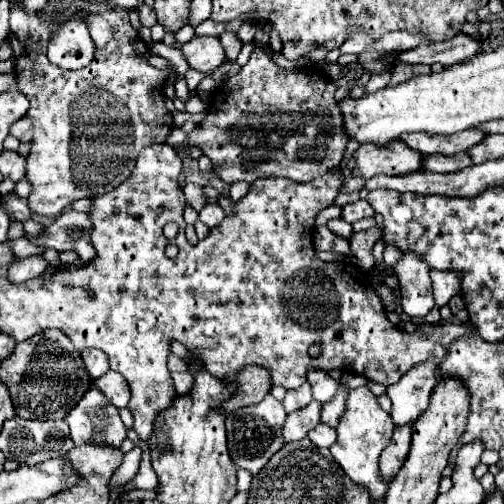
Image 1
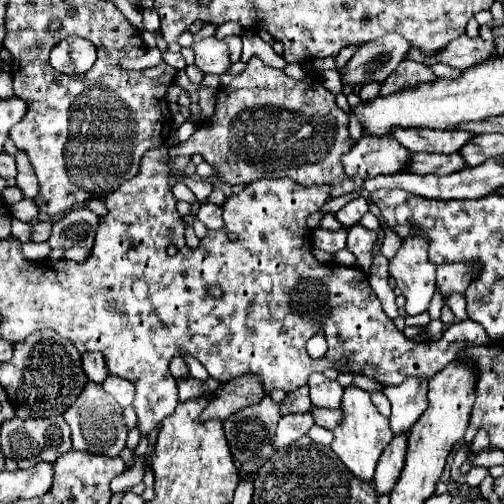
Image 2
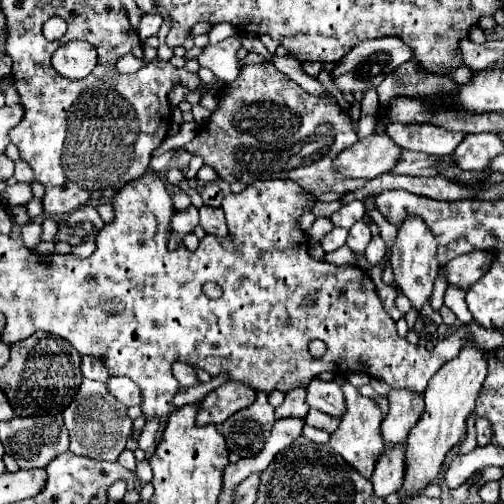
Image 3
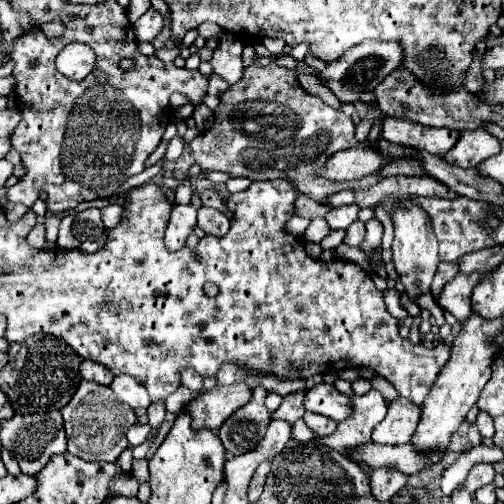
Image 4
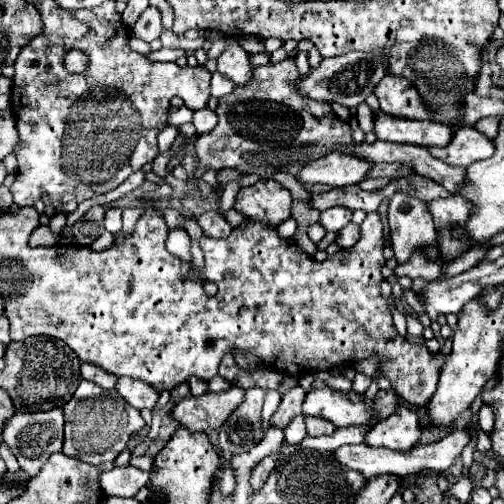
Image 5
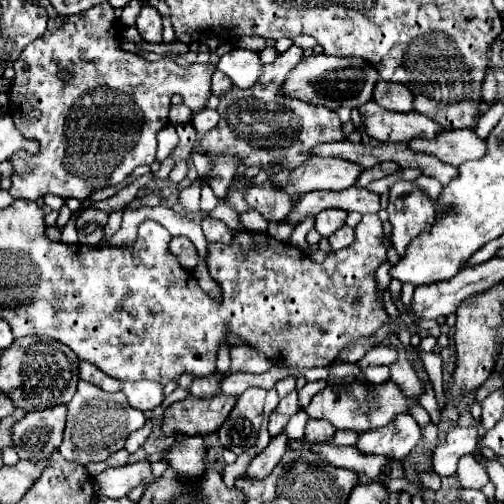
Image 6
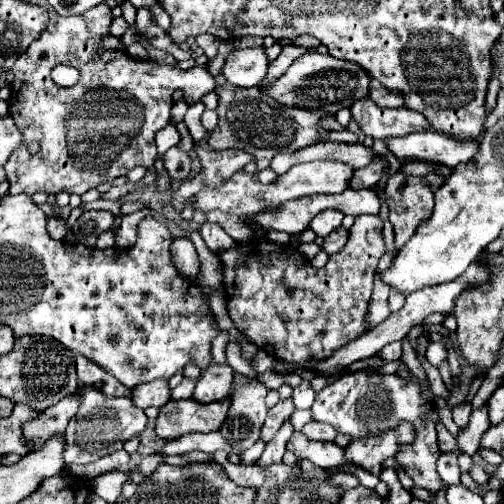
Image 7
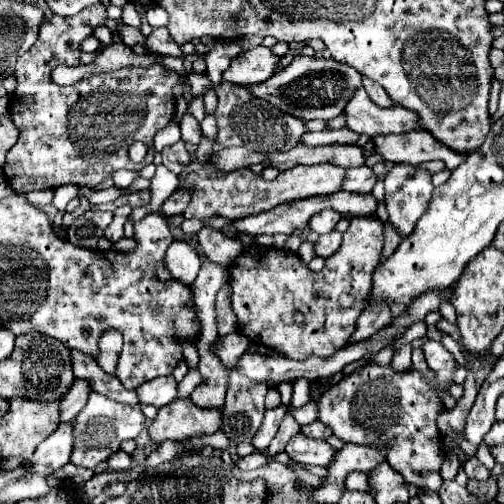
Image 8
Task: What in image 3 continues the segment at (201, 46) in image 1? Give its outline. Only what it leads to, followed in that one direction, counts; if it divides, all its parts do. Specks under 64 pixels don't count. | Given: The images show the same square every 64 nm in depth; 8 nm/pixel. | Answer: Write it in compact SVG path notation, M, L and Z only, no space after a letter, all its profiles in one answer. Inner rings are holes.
M230 36L214 46L208 44L198 58L200 66L210 68L218 80L222 80L224 84L230 84L232 80L236 80L240 72L238 58L236 58L236 52L240 50L240 46L242 46L240 36Z

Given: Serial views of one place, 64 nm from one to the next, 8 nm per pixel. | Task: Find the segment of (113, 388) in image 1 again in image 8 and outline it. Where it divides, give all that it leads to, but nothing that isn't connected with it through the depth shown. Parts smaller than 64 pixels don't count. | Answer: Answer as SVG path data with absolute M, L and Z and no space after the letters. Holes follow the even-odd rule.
M162 376L136 388L140 404L152 404L156 408L170 404L176 398L176 392L178 392L178 384L174 376Z

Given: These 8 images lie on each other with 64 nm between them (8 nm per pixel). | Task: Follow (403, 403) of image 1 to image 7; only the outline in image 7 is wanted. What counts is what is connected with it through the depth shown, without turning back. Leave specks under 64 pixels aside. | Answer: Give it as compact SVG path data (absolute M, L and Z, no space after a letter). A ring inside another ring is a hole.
M400 424L392 432L384 432L382 436L366 436L364 440L352 440L346 446L344 458L348 464L354 464L370 474L378 474L382 470L384 460L394 458L402 444L408 444L414 436L412 424Z

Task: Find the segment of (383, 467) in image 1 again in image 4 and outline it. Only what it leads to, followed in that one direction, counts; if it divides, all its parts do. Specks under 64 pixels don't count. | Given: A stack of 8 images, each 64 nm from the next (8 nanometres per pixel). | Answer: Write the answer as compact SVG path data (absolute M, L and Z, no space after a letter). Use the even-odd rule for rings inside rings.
M378 468L370 474L370 490L374 500L390 502L400 488L406 486L406 476L394 468Z

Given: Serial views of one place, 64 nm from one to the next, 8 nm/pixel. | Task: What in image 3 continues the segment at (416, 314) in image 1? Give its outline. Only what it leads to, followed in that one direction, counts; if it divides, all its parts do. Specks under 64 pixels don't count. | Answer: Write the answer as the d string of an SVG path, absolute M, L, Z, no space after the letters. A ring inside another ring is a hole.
M406 216L398 226L398 236L390 250L390 266L402 294L412 302L414 308L422 308L432 294L432 284L440 266L436 260L436 238L432 236L430 228L426 228L426 222L420 220L420 216Z

